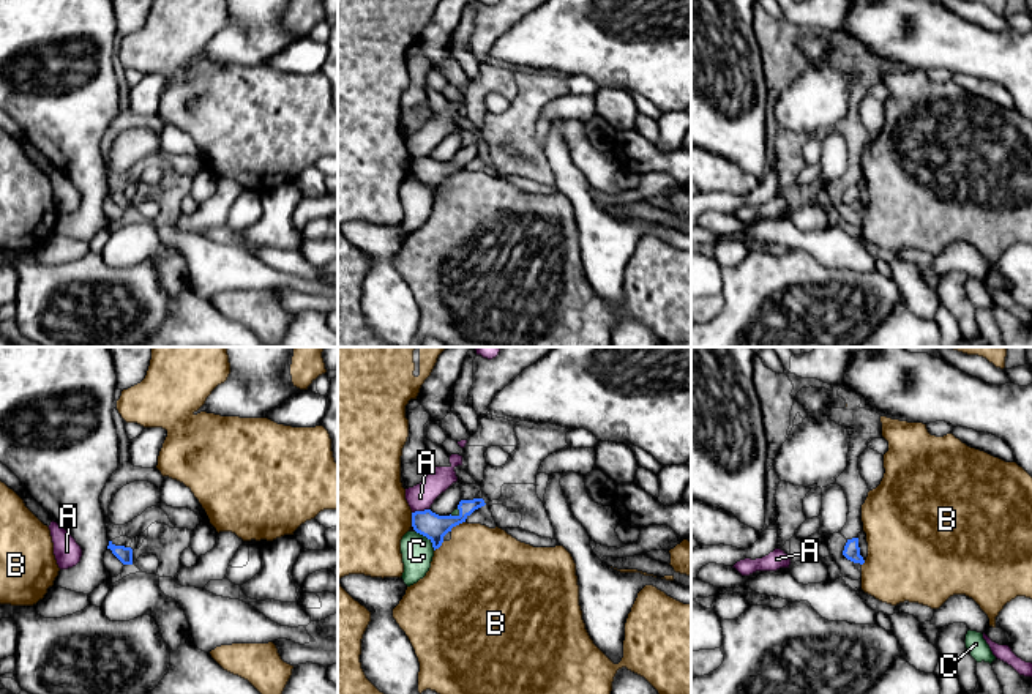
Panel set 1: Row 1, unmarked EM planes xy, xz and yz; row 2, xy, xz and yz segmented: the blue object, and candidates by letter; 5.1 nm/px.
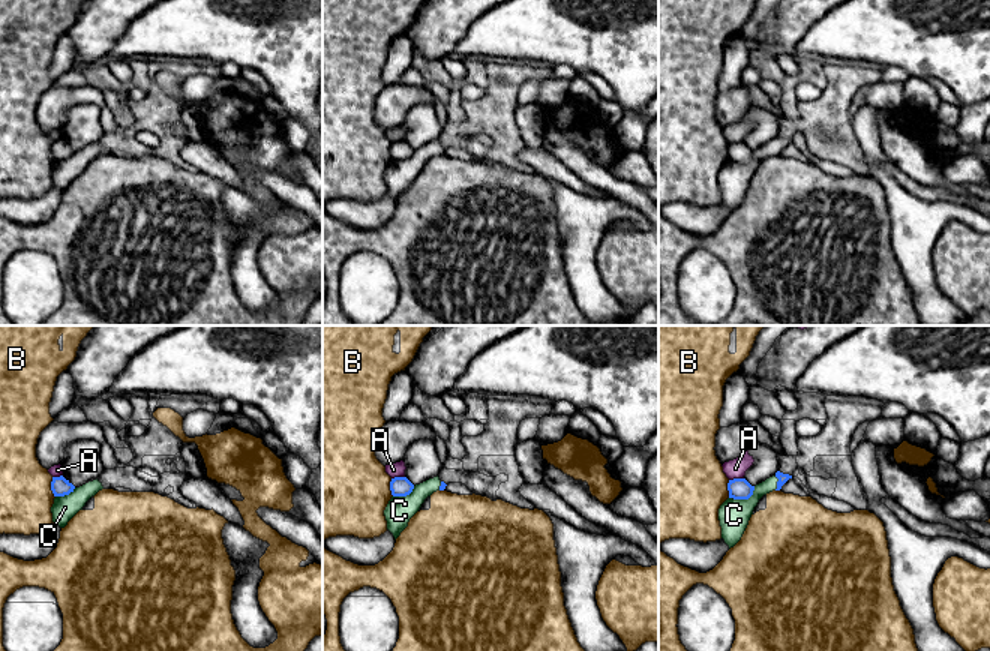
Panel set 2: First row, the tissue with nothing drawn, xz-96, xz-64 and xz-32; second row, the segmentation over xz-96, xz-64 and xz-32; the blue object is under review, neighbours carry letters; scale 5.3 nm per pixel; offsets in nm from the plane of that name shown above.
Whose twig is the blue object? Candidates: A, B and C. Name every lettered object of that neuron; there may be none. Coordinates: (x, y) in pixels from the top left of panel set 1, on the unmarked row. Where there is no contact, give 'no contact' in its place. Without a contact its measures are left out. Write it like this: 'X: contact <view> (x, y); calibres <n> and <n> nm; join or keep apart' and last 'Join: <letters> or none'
A: contact xz (420, 158); calibres 140 and 140 nm; keep apart
B: contact xz (456, 171); calibres 140 and 420 nm; keep apart
C: contact xz (426, 183); calibres 140 and 160 nm; join
Join: C

